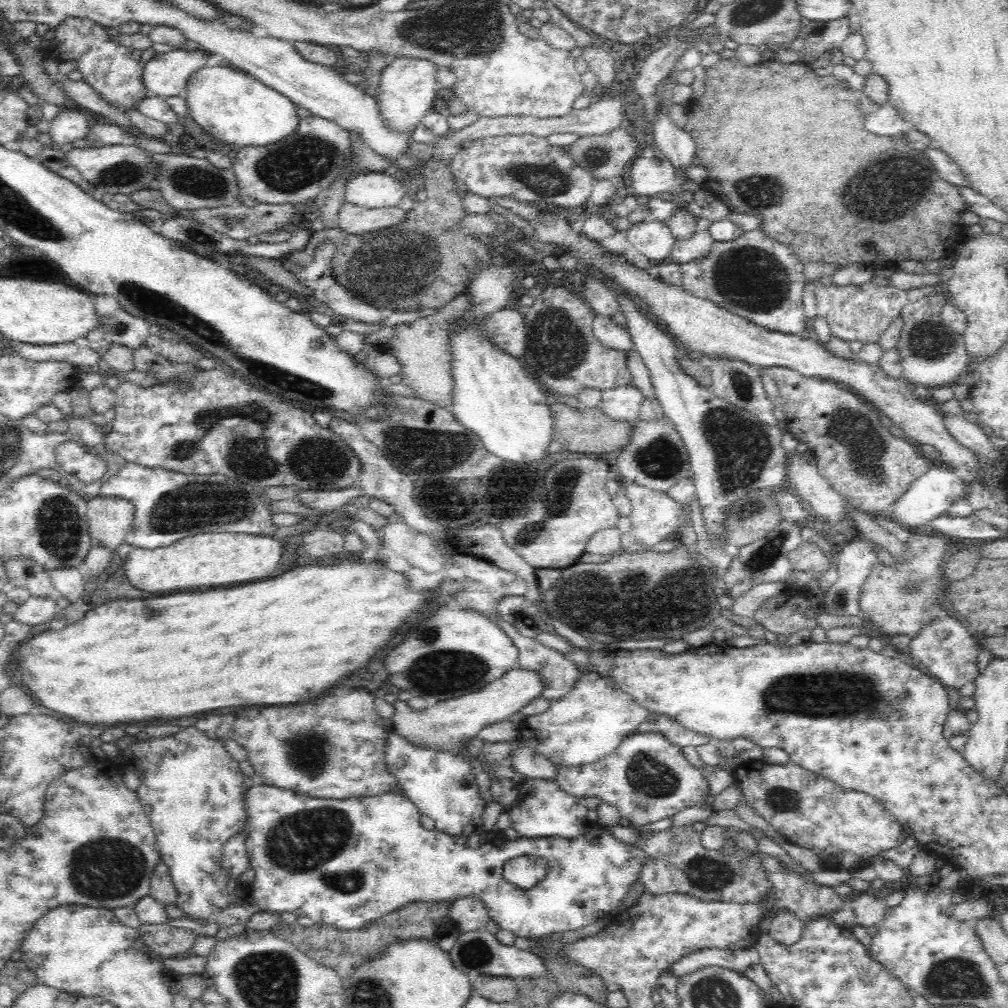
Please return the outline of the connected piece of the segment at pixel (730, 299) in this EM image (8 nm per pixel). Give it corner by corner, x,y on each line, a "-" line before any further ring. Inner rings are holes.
762,231
744,232
733,241
714,241
706,256
680,265
680,285
686,292
711,300
759,327
797,335
804,329
809,329
802,306
804,287
808,283
804,278
802,266
788,245
764,235

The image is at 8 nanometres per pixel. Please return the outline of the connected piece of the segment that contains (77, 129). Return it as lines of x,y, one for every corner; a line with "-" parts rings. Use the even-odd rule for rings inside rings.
68,105
50,121
49,135
55,146
59,147
76,138
84,138
90,128
86,116
77,112
73,105

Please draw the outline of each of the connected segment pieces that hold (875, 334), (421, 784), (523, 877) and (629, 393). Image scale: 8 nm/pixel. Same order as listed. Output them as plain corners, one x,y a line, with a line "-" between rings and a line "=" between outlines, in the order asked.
819,280
812,283
812,292
817,302
817,316
822,317
829,324
834,337
841,338
847,342
850,342
850,340
859,340
863,345
877,343
880,336
890,326
890,323
898,317
902,306
908,304
908,291
898,289
893,285
880,286
880,284
874,284
872,281
858,286
825,285
=
391,732
387,738
385,761
397,780
397,790
417,806
421,815
434,820
437,832
468,836
474,834
478,826
483,826
482,815
487,802
481,797
477,778
464,757
422,749
=
512,858
503,866
503,875
517,888
532,888
546,876
546,859
=
624,385
601,391
598,407
608,418
616,422
628,422
634,426
639,421
642,400
642,393
634,385

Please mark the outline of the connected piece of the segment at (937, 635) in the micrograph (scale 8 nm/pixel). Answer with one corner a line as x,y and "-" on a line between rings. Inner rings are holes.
944,616
936,619
912,637
908,646
908,654
912,661
922,664
926,668
928,676
932,676
946,688
960,690
964,684
974,683
980,674
976,661
978,639
974,638
969,630
966,630
952,617

